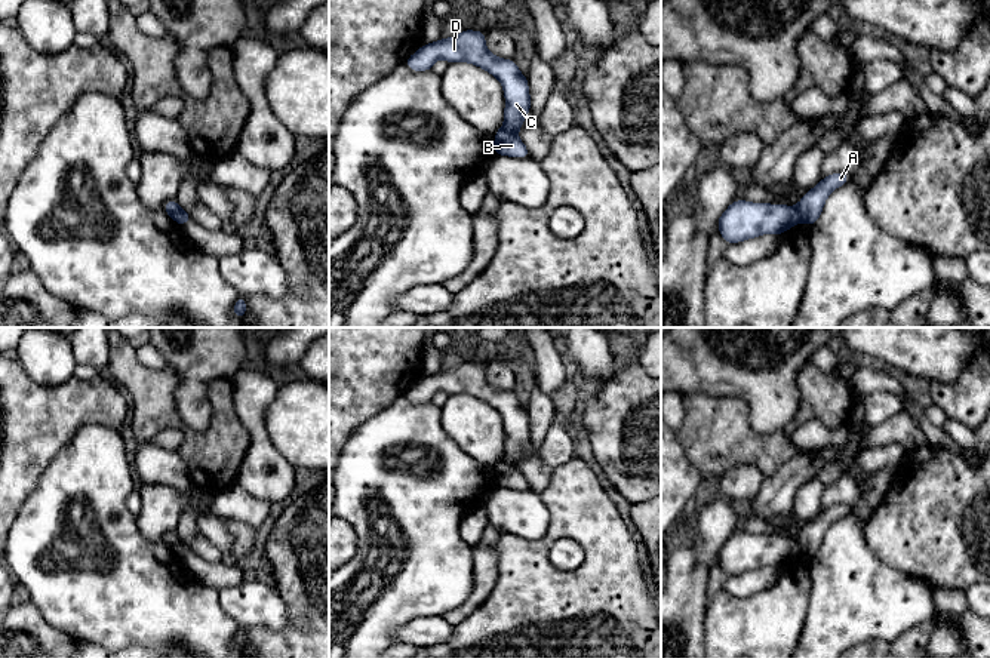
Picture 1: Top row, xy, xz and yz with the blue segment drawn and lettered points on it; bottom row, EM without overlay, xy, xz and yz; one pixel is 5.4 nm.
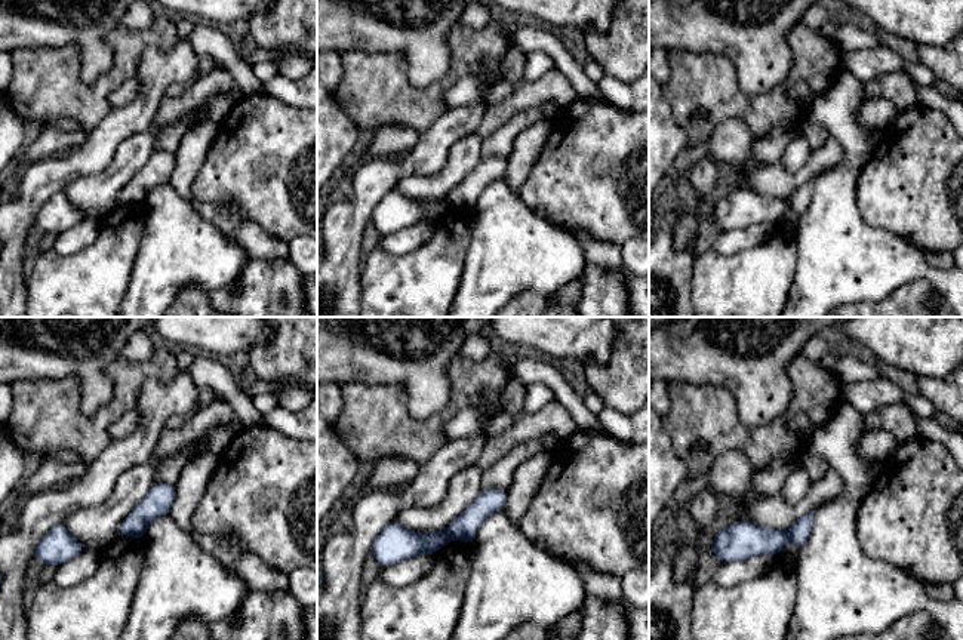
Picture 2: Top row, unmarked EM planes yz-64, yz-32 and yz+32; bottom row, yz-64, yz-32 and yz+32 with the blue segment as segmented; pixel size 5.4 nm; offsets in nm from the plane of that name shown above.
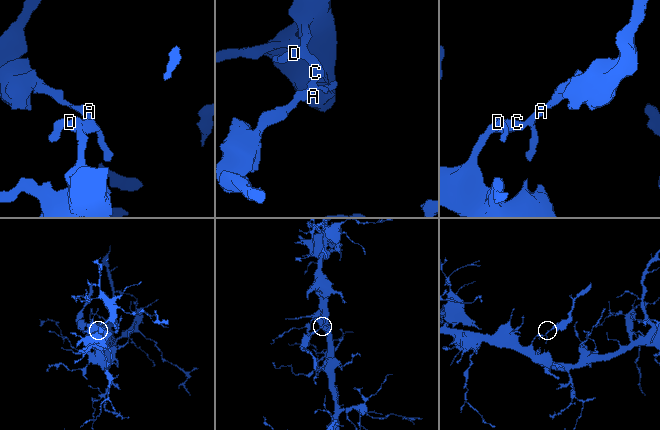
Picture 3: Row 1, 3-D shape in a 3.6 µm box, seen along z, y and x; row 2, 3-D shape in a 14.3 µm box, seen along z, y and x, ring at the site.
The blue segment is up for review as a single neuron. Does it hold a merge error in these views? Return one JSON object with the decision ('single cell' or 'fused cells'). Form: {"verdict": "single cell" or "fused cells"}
{"verdict": "fused cells"}

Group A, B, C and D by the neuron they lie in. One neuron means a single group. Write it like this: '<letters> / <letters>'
A B / C D

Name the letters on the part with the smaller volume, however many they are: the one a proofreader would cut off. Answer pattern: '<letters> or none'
A, B

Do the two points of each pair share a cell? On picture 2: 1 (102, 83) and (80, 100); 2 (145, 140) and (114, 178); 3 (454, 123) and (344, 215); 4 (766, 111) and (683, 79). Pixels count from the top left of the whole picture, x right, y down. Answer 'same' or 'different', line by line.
1: same
2: same
3: same
4: same

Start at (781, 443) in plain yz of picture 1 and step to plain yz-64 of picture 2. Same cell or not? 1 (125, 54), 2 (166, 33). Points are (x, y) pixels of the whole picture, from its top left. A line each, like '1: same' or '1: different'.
1: same
2: same

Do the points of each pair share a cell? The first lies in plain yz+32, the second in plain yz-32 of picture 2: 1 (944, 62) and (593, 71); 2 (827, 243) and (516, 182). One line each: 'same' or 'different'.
1: different
2: different

